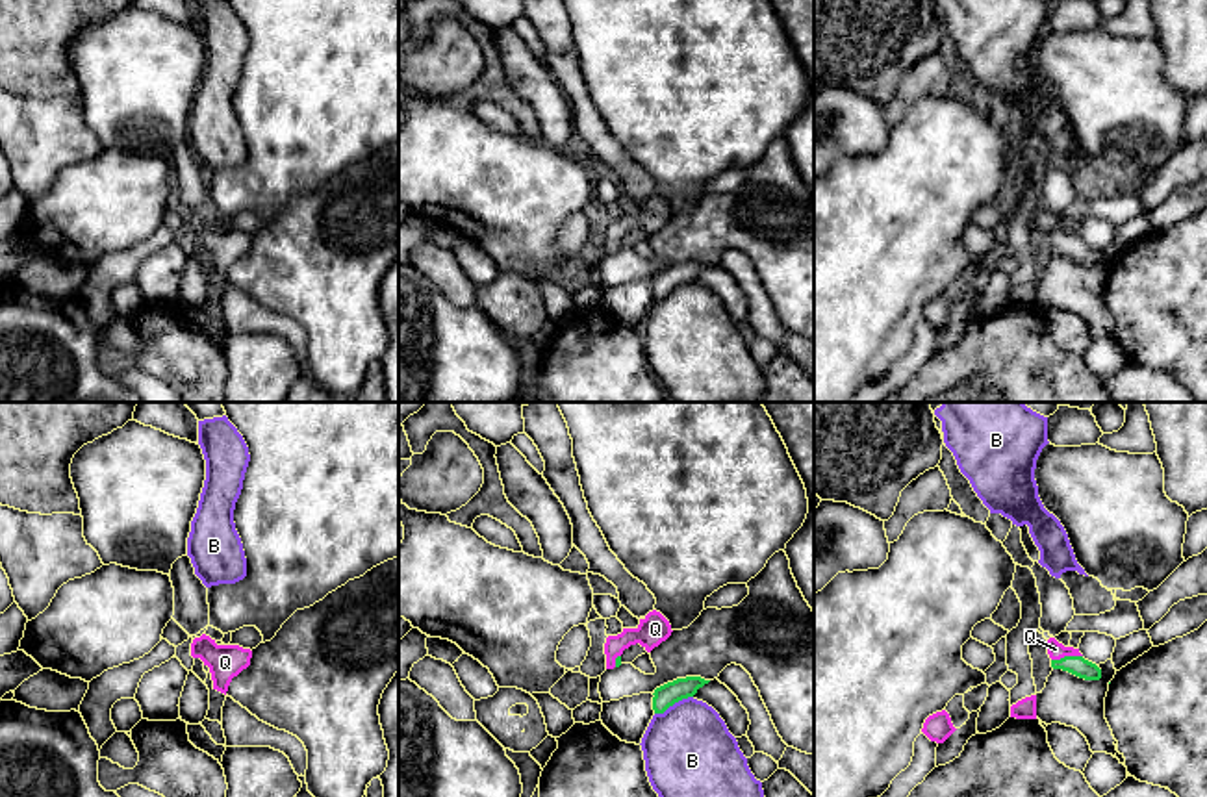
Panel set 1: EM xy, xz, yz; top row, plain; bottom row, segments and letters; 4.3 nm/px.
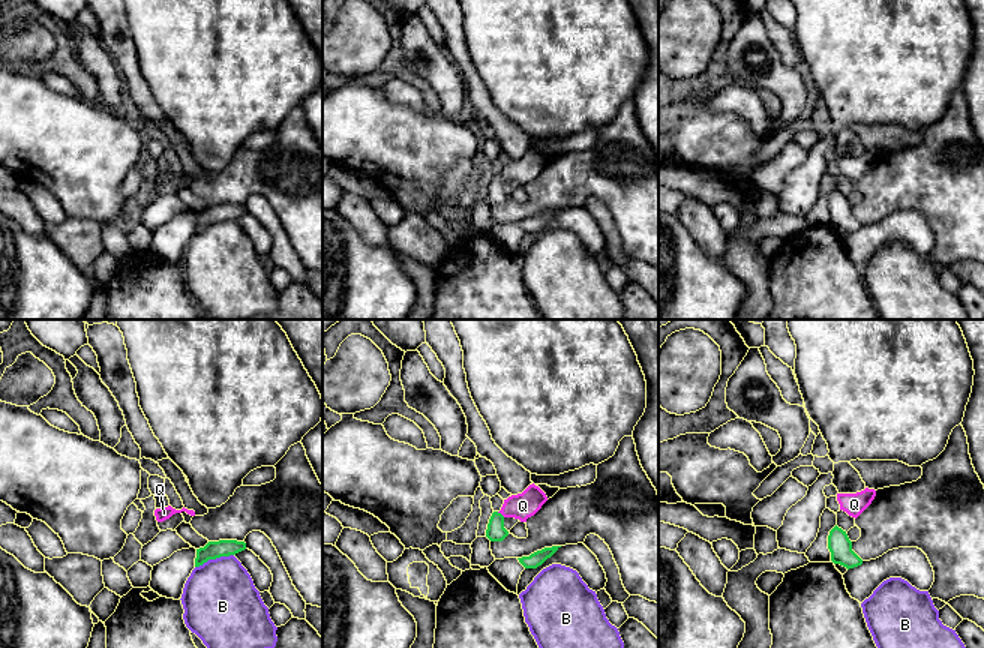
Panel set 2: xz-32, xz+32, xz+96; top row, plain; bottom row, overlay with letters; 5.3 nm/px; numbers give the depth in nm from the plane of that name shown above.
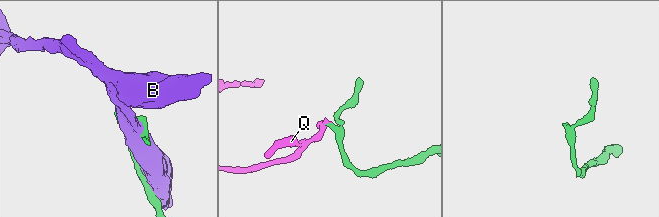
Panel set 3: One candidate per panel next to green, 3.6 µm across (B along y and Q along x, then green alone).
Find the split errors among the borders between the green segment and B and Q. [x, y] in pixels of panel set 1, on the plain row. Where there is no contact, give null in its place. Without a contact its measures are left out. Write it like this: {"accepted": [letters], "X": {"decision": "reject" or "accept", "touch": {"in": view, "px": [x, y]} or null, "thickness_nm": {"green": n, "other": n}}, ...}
{"accepted": ["Q"], "B": {"decision": "reject", "touch": {"in": "xz", "px": [673, 288]}, "thickness_nm": {"green": 100, "other": 400}}, "Q": {"decision": "accept", "touch": {"in": "yz", "px": [1067, 241]}, "thickness_nm": {"green": 90, "other": 70}}}

